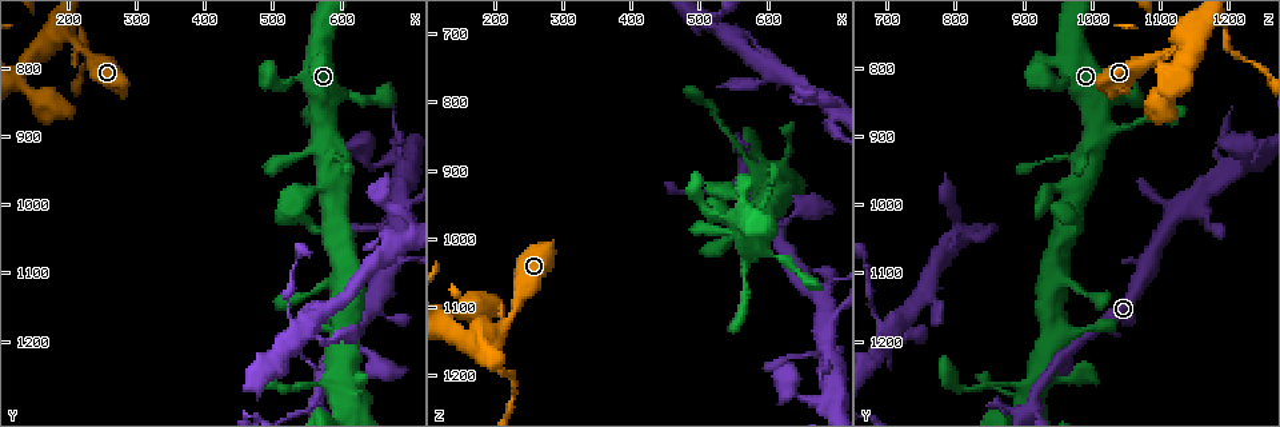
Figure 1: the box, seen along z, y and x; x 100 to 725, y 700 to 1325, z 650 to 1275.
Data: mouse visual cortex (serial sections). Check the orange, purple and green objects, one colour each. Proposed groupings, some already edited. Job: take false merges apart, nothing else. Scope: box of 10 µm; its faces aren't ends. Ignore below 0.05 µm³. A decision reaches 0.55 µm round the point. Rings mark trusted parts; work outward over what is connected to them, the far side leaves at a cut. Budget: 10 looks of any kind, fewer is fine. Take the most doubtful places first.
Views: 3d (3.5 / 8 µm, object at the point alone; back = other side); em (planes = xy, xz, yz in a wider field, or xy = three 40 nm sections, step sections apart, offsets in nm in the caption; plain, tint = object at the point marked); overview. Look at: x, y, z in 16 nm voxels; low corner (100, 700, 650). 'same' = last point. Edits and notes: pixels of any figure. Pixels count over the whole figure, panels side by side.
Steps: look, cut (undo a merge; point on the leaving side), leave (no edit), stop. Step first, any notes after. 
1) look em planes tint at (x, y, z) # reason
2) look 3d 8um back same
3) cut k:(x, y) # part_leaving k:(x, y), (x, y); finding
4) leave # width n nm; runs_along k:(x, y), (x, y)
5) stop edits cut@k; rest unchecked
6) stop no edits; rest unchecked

look 3d 3.5um at (605, 1280, 910) # sudden change in width

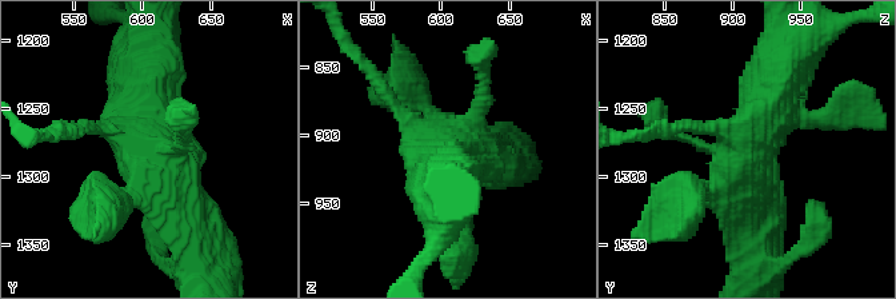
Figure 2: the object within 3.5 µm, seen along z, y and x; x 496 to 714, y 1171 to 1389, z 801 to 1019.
leave # runs_along 2:(790, 47), (768, 108), (711, 199); one cell here

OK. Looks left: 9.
look 3d 3.5um at (680, 1005, 1140) # three-way junction

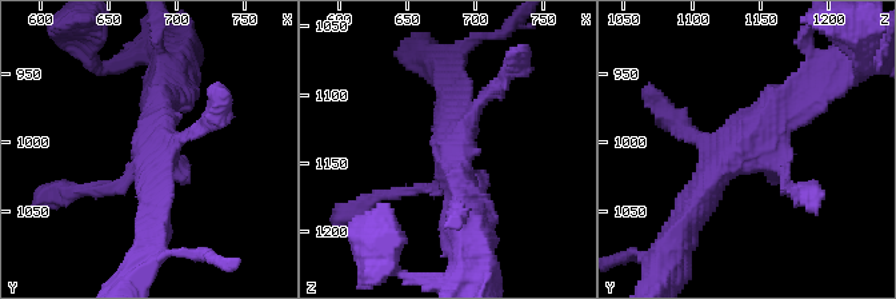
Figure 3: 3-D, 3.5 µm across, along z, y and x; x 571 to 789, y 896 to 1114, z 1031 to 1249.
look em xy step 3 tint at (684, 1000, 1136) # need the tissue

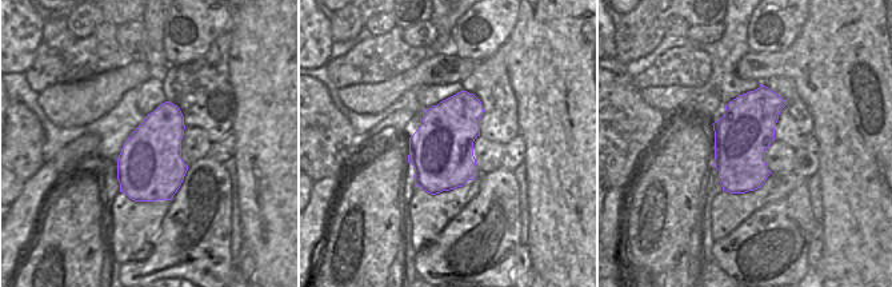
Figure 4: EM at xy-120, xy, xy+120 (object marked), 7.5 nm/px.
look em xy step 2 tint same # cut it another way

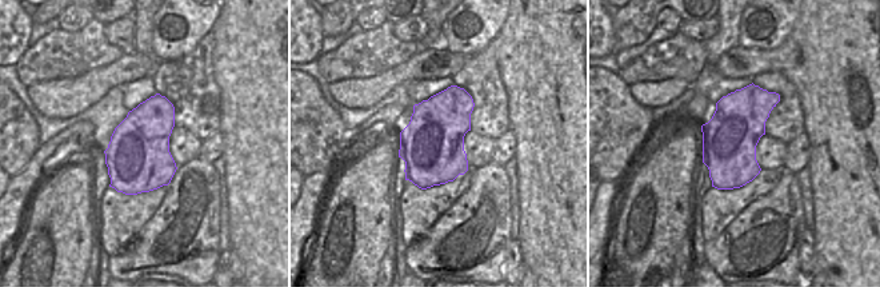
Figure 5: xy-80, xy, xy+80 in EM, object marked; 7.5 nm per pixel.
leave # runs_along 3:(687, 222), (775, 103), (806, 91); all the same cell

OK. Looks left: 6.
look 3d 3.5um at (190, 745, 1145) # four arms meet

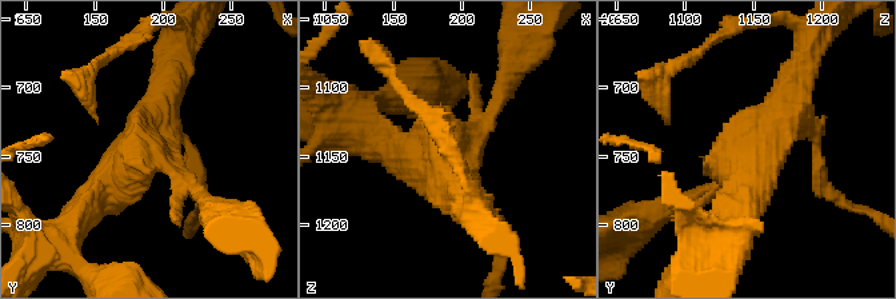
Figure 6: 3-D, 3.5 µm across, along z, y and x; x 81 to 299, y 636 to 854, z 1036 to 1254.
look em xy step 5 tint at (188, 744, 1150)

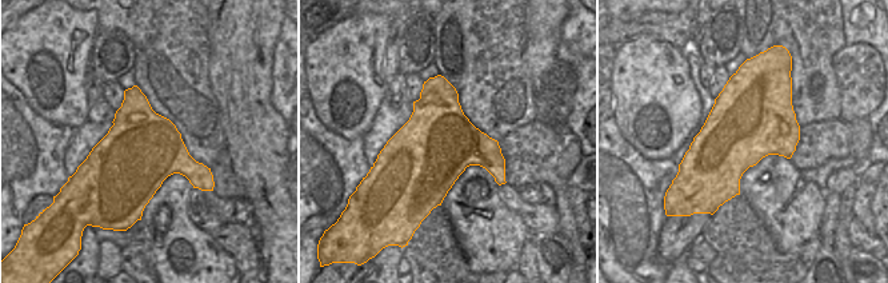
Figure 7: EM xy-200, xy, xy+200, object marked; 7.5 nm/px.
leave # runs_along 6:(499, 99), (446, 154), (380, 144); continuous, no second cell

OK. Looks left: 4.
look 3d 3.5um back at (645, 945, 1235) # sharp bend

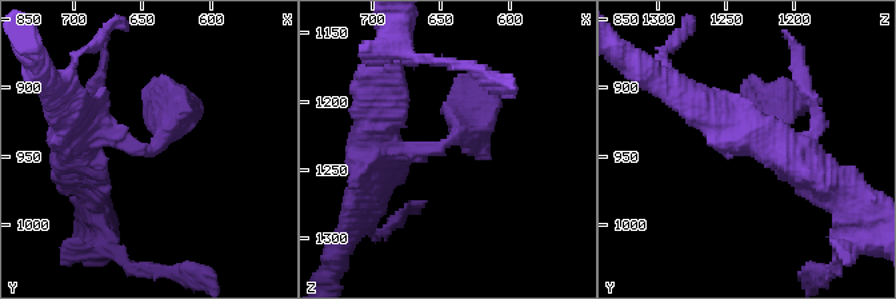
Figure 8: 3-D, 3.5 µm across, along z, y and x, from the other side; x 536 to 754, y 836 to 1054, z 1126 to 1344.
look em xy step 5 tint at (646, 946, 1230) # arm_widths 350, 450 nm; shape alone is not enough

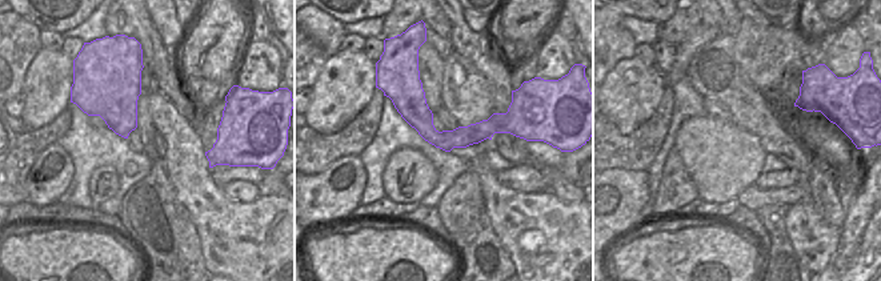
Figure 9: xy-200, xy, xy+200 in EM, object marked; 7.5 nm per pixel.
leave # all the same cell

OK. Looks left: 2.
stop no edits; rest unchecked

